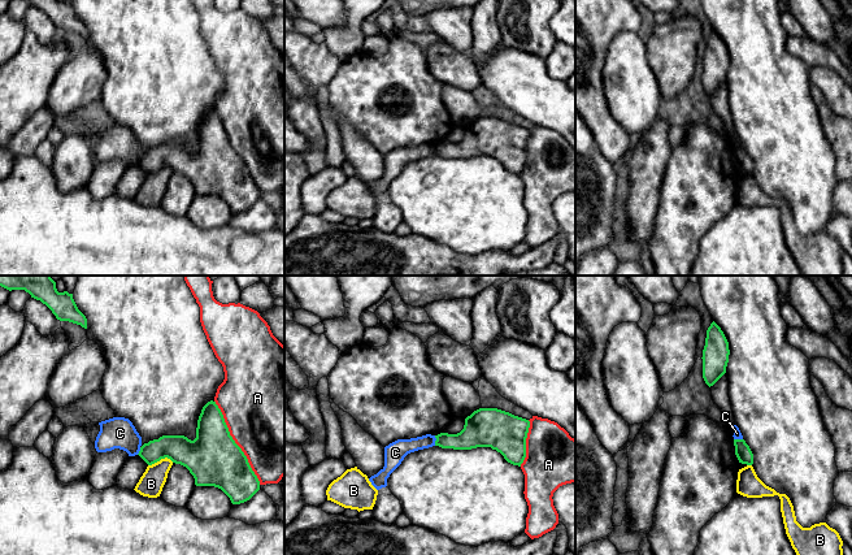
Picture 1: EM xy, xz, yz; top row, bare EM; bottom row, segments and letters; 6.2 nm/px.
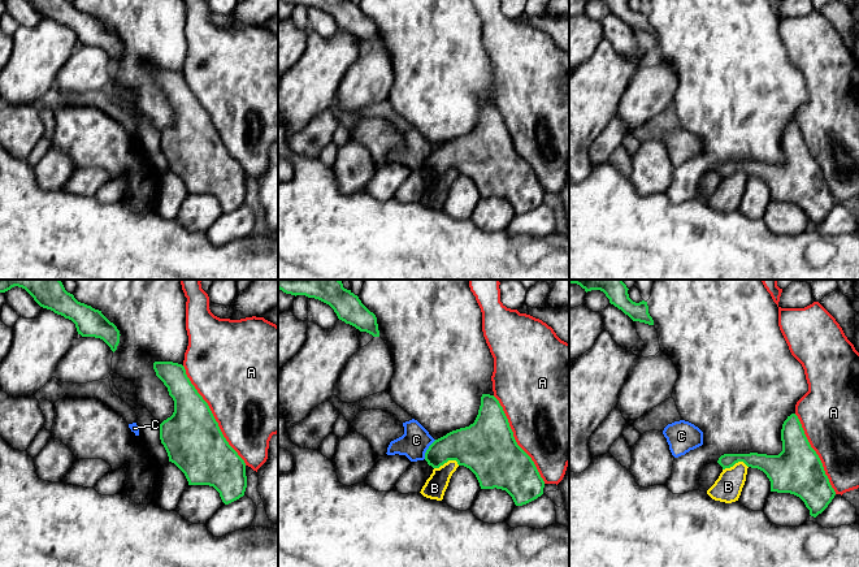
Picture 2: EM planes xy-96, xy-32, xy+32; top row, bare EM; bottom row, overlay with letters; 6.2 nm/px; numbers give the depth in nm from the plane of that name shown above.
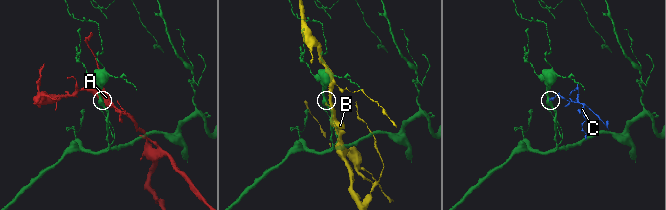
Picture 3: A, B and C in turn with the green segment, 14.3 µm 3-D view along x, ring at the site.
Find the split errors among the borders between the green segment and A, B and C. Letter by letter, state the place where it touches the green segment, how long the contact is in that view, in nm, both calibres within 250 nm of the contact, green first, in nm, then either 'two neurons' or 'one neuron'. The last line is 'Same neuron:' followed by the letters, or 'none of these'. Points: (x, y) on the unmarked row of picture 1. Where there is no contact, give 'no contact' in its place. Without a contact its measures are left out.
A: contact xy (234, 151); length 600 nm; calibres 340 and 480 nm; two neurons
B: contact xy (160, 168); length 160 nm; calibres 220 and 150 nm; two neurons
C: contact xz (435, 150); length 60 nm; calibres 160 and 120 nm; two neurons
Same neuron: none of these

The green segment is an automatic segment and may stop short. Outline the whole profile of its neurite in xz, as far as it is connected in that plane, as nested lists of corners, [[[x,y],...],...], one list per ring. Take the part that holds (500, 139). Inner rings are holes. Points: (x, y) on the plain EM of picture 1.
[[[479,117],[465,127],[464,138],[457,143],[440,142],[435,144],[435,155],[453,159],[471,159],[477,156],[491,156],[500,161],[504,168],[521,175],[526,166],[526,147],[530,130],[497,117]]]

